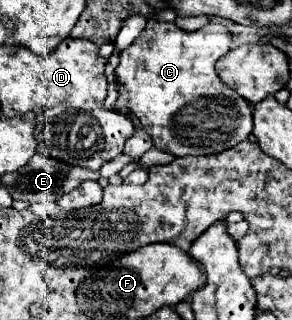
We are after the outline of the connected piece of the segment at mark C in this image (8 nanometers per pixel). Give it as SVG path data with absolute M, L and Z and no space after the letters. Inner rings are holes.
M149 18L147 28L119 56L121 62L115 70L119 98L115 102L115 108L127 108L131 114L135 114L145 132L151 136L153 146L173 156L219 154L223 150L233 148L235 144L247 140L253 132L253 116L251 106L247 102L239 100L239 96L235 96L231 88L223 88L223 84L219 86L215 62L225 56L231 48L233 40L227 34L227 28L221 24L209 22L203 30L183 32L173 22Z

